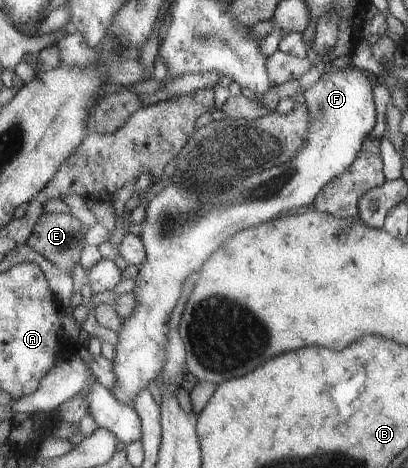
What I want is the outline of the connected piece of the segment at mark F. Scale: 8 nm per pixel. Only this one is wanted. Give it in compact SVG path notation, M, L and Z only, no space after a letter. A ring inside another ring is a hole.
M331 67L314 86L302 93L303 104L311 115L311 125L306 145L290 162L253 174L236 184L236 188L208 196L204 194L200 198L202 204L193 203L195 194L177 183L176 177L172 180L167 177L168 184L145 208L140 238L146 256L134 277L136 304L117 332L115 356L111 359L115 383L110 392L118 402L133 406L138 393L150 384L150 380L162 374L167 360L170 318L179 298L183 296L183 286L188 277L198 274L202 264L222 246L222 242L242 228L271 221L292 208L312 207L314 198L323 190L323 186L358 158L366 136L377 123L372 80L354 68Z

